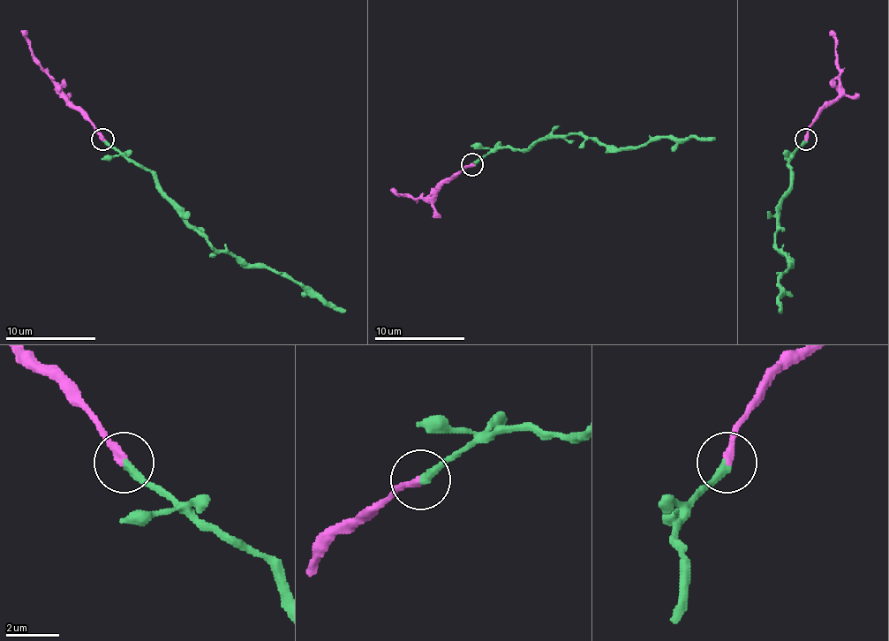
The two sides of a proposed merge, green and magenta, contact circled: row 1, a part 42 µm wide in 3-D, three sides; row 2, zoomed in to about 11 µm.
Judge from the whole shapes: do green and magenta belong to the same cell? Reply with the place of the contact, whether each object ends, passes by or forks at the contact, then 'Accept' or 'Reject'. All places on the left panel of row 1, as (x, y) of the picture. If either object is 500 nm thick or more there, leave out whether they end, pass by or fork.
Place: (102, 139). At the ring green ends. At the ring magenta ends. Accept

